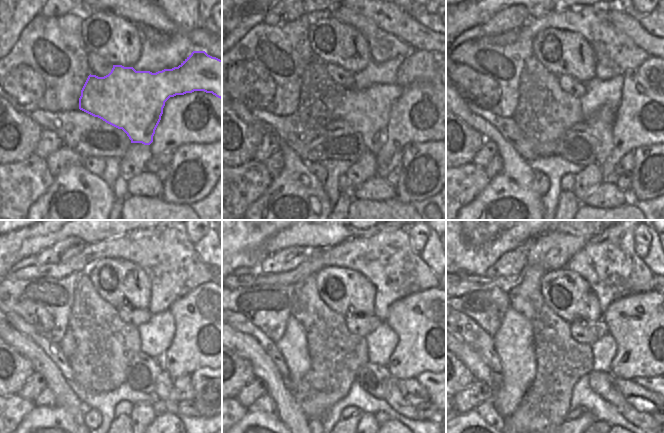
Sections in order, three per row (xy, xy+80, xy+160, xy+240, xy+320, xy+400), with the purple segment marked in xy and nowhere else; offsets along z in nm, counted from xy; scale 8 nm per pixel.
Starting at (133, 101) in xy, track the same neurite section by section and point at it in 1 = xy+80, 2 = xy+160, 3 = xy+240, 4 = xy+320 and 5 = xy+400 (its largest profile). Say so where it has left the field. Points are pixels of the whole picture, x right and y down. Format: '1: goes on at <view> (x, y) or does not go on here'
1: goes on at xy+80 (367, 111)
2: goes on at xy+160 (601, 123)
3: goes on at xy+240 (164, 390)
4: goes on at xy+320 (394, 398)
5: goes on at xy+400 (644, 421)

